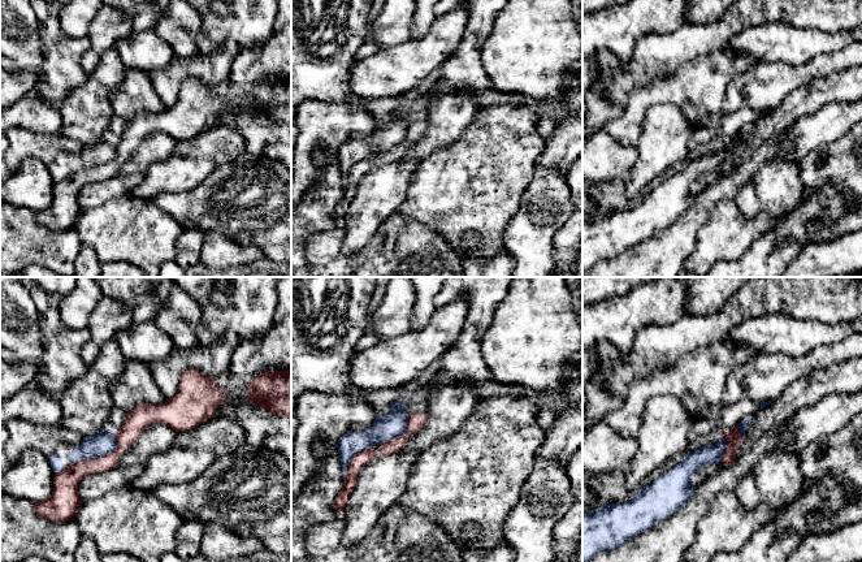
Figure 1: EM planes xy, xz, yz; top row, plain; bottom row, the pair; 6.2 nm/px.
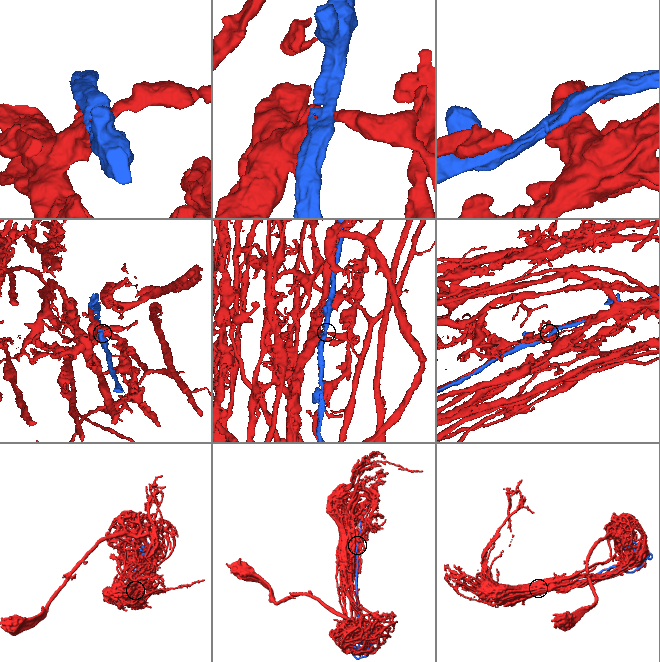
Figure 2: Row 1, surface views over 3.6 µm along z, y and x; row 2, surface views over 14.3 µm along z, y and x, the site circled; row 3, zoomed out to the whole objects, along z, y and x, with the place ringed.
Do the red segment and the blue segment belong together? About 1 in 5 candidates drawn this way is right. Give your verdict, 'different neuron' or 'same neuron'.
different neuron

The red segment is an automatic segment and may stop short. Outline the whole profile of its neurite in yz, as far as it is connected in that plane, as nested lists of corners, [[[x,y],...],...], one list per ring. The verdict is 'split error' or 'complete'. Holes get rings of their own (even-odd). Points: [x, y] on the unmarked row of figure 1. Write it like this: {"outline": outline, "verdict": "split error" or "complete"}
{"outline": [[[738,133],[729,139],[722,140],[720,144],[728,152],[727,159],[722,165],[723,174],[732,174],[737,167],[735,160],[741,155],[746,144],[745,142],[741,146],[738,144]]], "verdict": "complete"}

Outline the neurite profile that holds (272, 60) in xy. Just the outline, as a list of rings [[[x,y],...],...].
[[[291,25],[273,31],[259,47],[239,48],[233,60],[229,78],[246,92],[267,79],[291,77]]]

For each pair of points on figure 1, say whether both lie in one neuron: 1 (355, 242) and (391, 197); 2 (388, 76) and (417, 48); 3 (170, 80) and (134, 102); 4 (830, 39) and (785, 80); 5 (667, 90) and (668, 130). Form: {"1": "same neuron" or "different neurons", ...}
{"1": "same neuron", "2": "same neuron", "3": "different neurons", "4": "different neurons", "5": "different neurons"}

